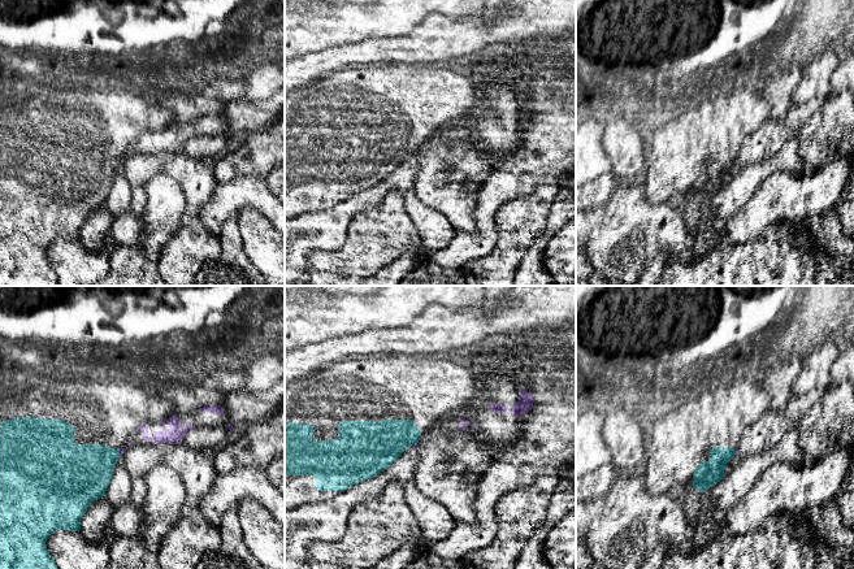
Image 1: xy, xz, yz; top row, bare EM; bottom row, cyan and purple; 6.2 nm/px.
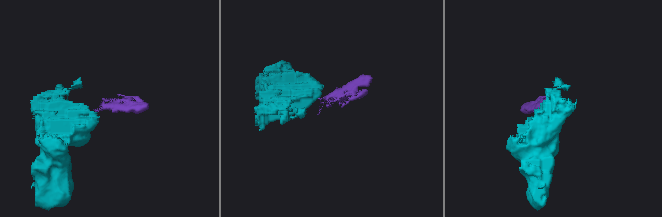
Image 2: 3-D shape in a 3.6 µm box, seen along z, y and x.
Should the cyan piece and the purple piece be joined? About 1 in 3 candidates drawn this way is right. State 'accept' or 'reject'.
reject

